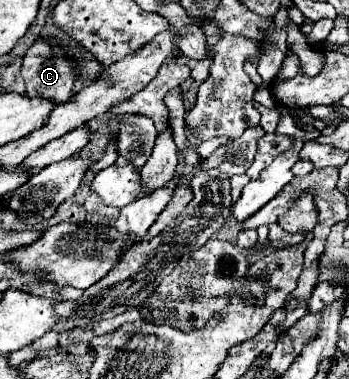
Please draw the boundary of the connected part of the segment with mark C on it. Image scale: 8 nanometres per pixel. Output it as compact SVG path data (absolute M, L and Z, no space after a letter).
M38 39L24 55L22 77L30 99L48 99L56 105L72 97L74 67L62 55L62 47L52 39Z

